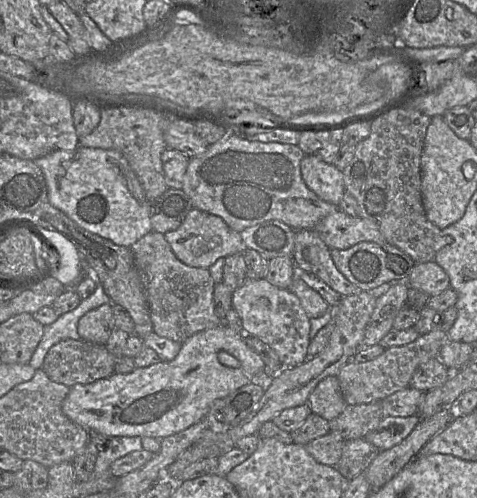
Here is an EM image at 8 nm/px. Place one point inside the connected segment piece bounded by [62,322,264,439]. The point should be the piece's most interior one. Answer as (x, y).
(157, 401)

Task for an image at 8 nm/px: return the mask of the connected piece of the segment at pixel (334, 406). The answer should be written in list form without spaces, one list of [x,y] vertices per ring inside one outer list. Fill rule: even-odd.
[[[328,376],[321,380],[308,397],[307,404],[311,412],[332,421],[345,408],[340,383],[336,376]]]

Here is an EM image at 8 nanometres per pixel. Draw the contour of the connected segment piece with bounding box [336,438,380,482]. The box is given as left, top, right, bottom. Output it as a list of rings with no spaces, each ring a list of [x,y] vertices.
[[[364,438],[346,441],[336,468],[345,482],[349,482],[362,474],[379,452],[378,448]]]

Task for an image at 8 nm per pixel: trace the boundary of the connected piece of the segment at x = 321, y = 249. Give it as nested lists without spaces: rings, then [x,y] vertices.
[[[314,229],[296,230],[292,258],[298,272],[314,274],[342,296],[358,295],[361,290],[337,269],[330,250]]]

